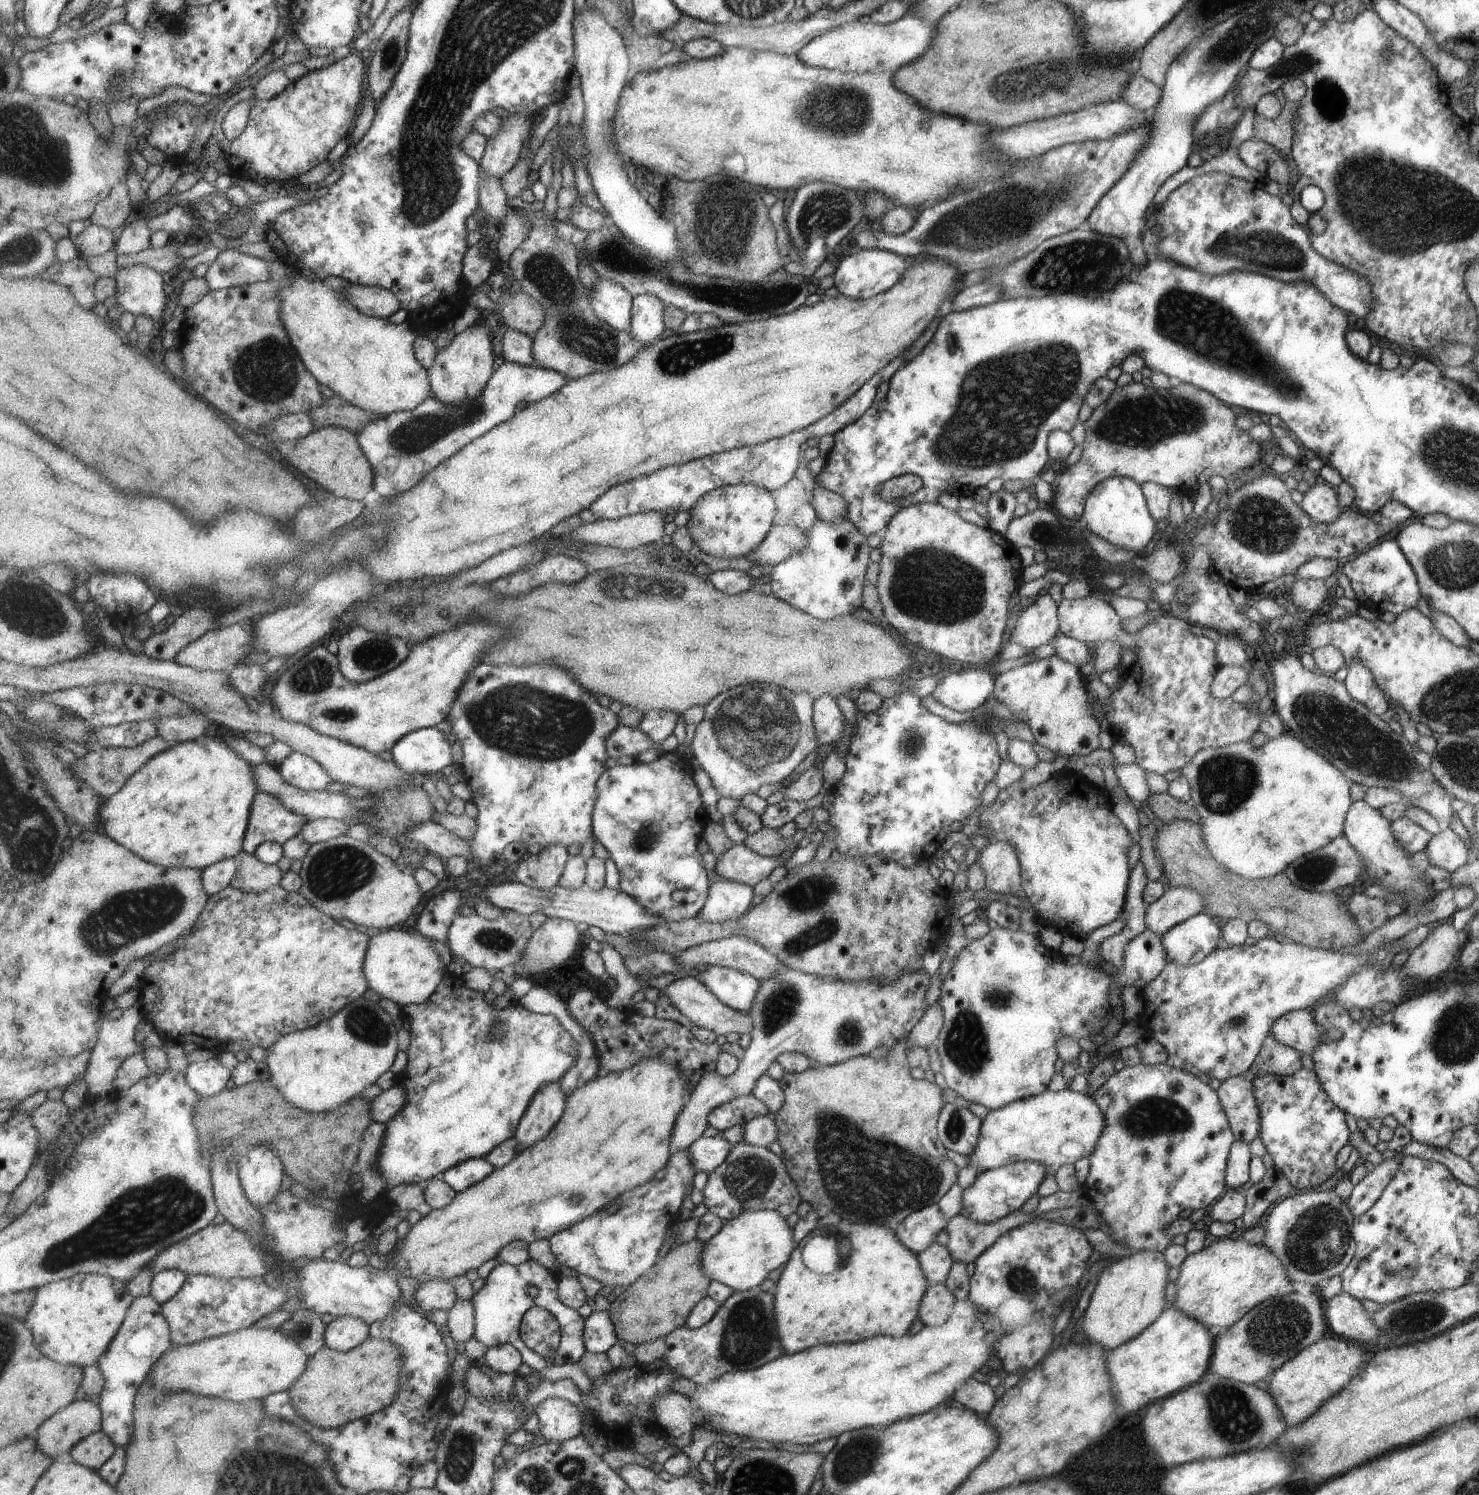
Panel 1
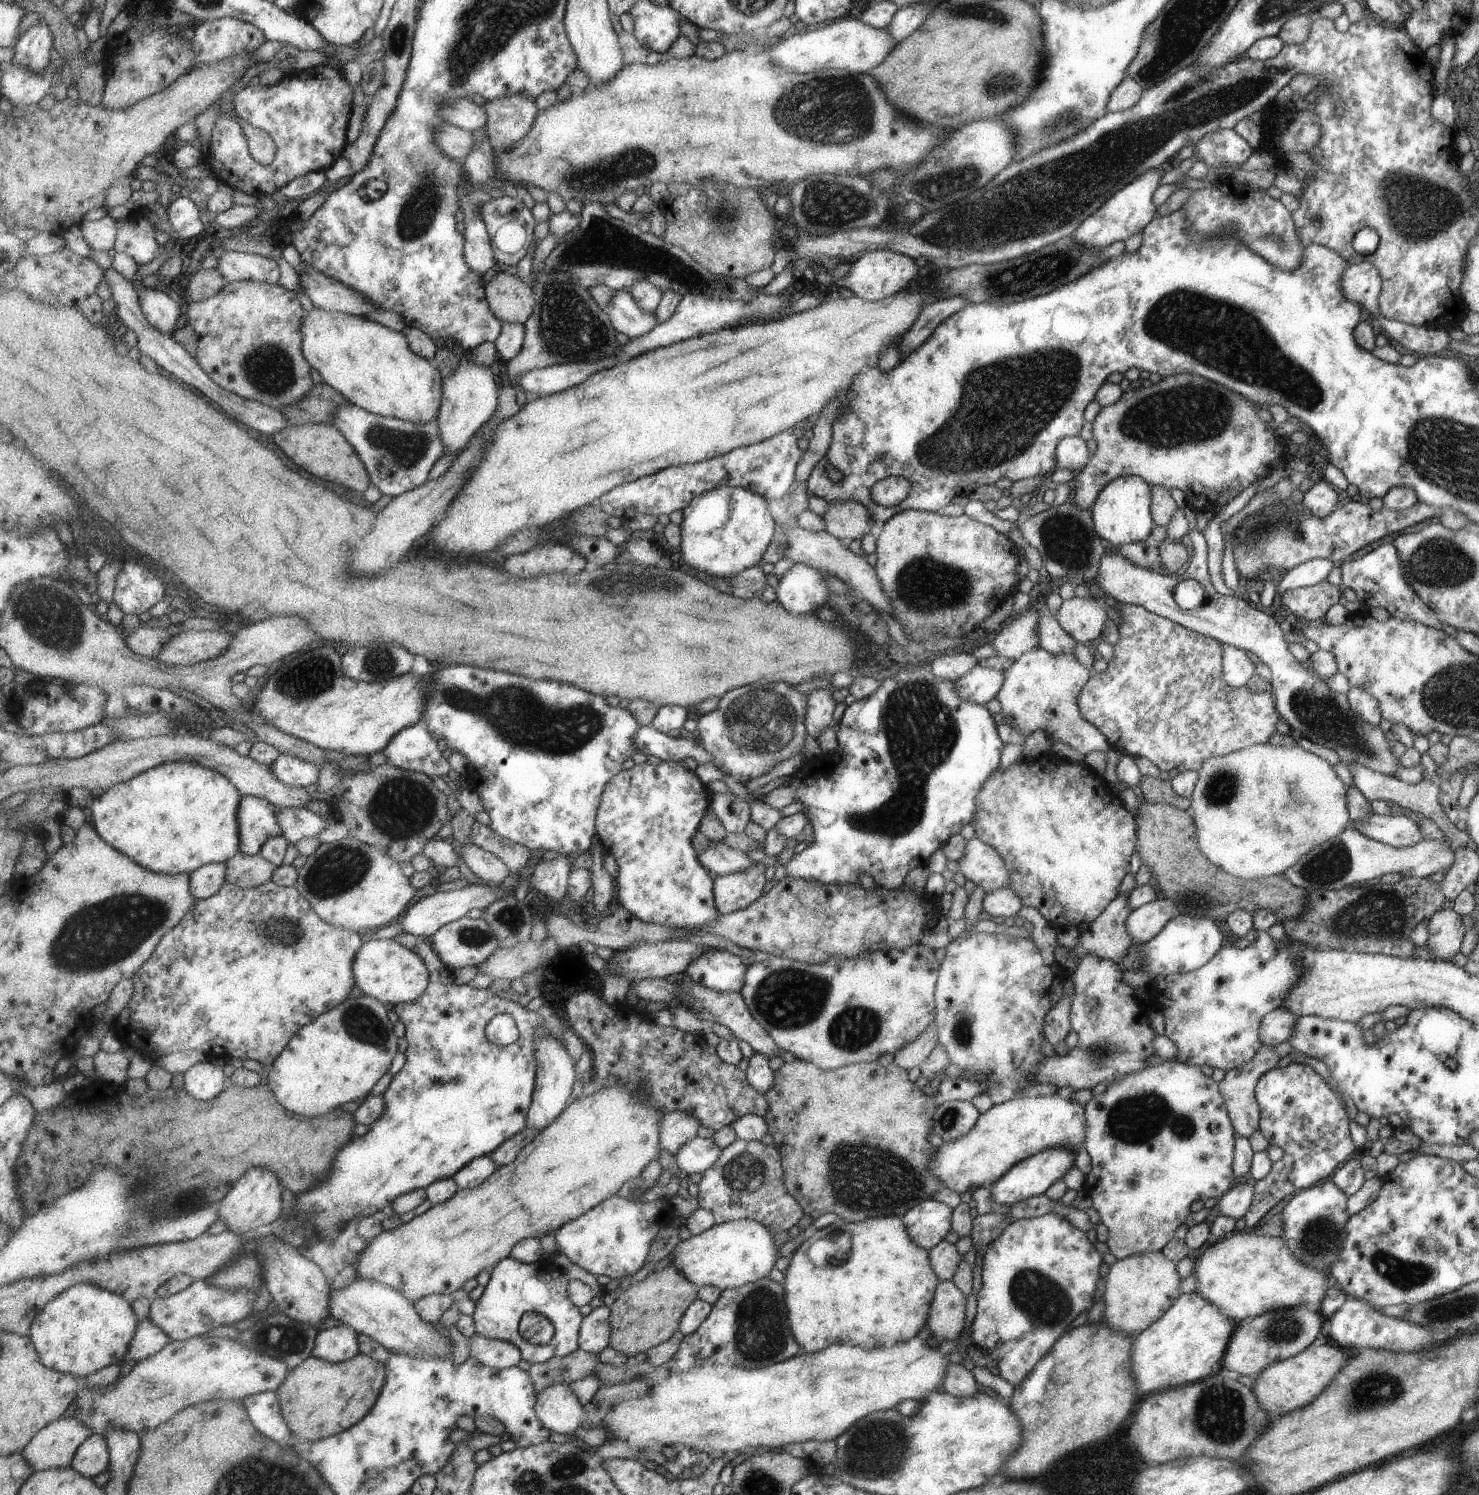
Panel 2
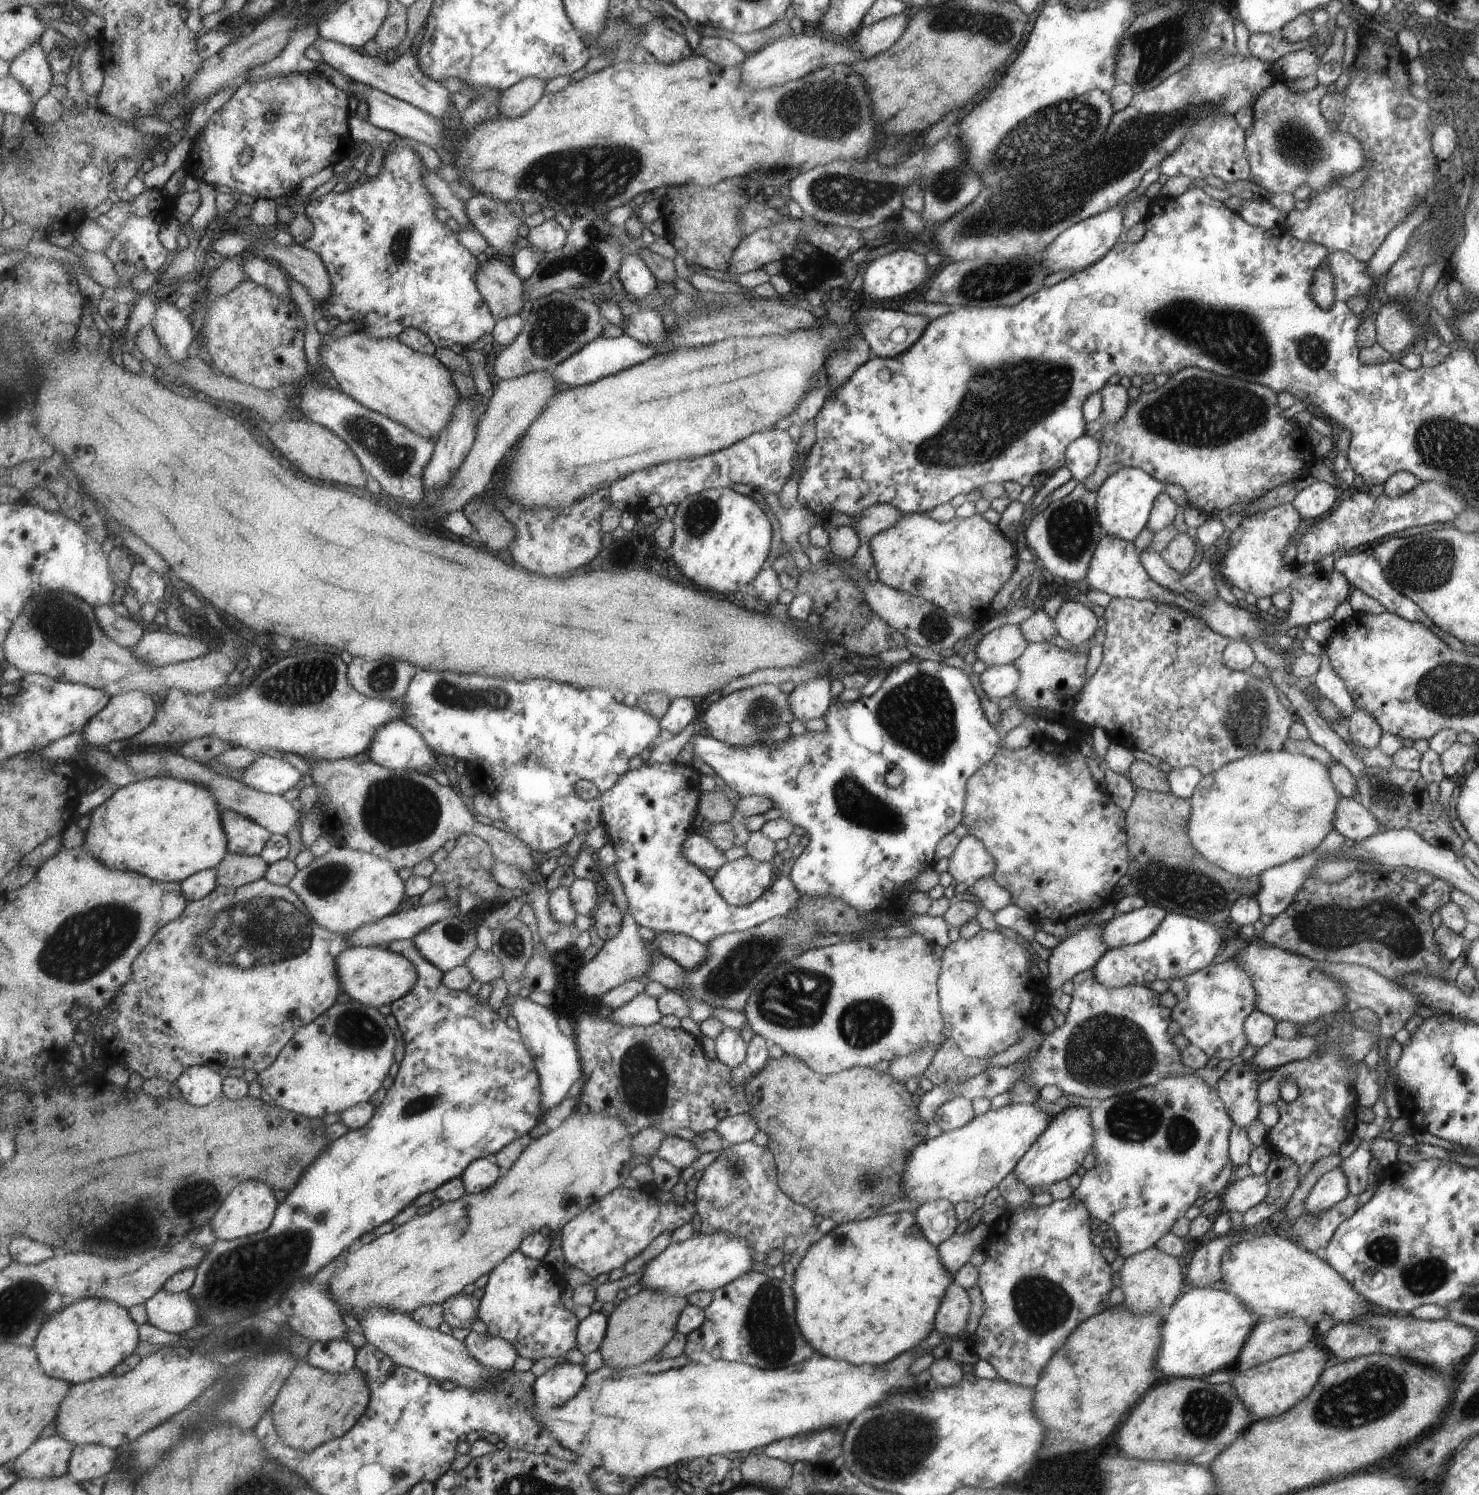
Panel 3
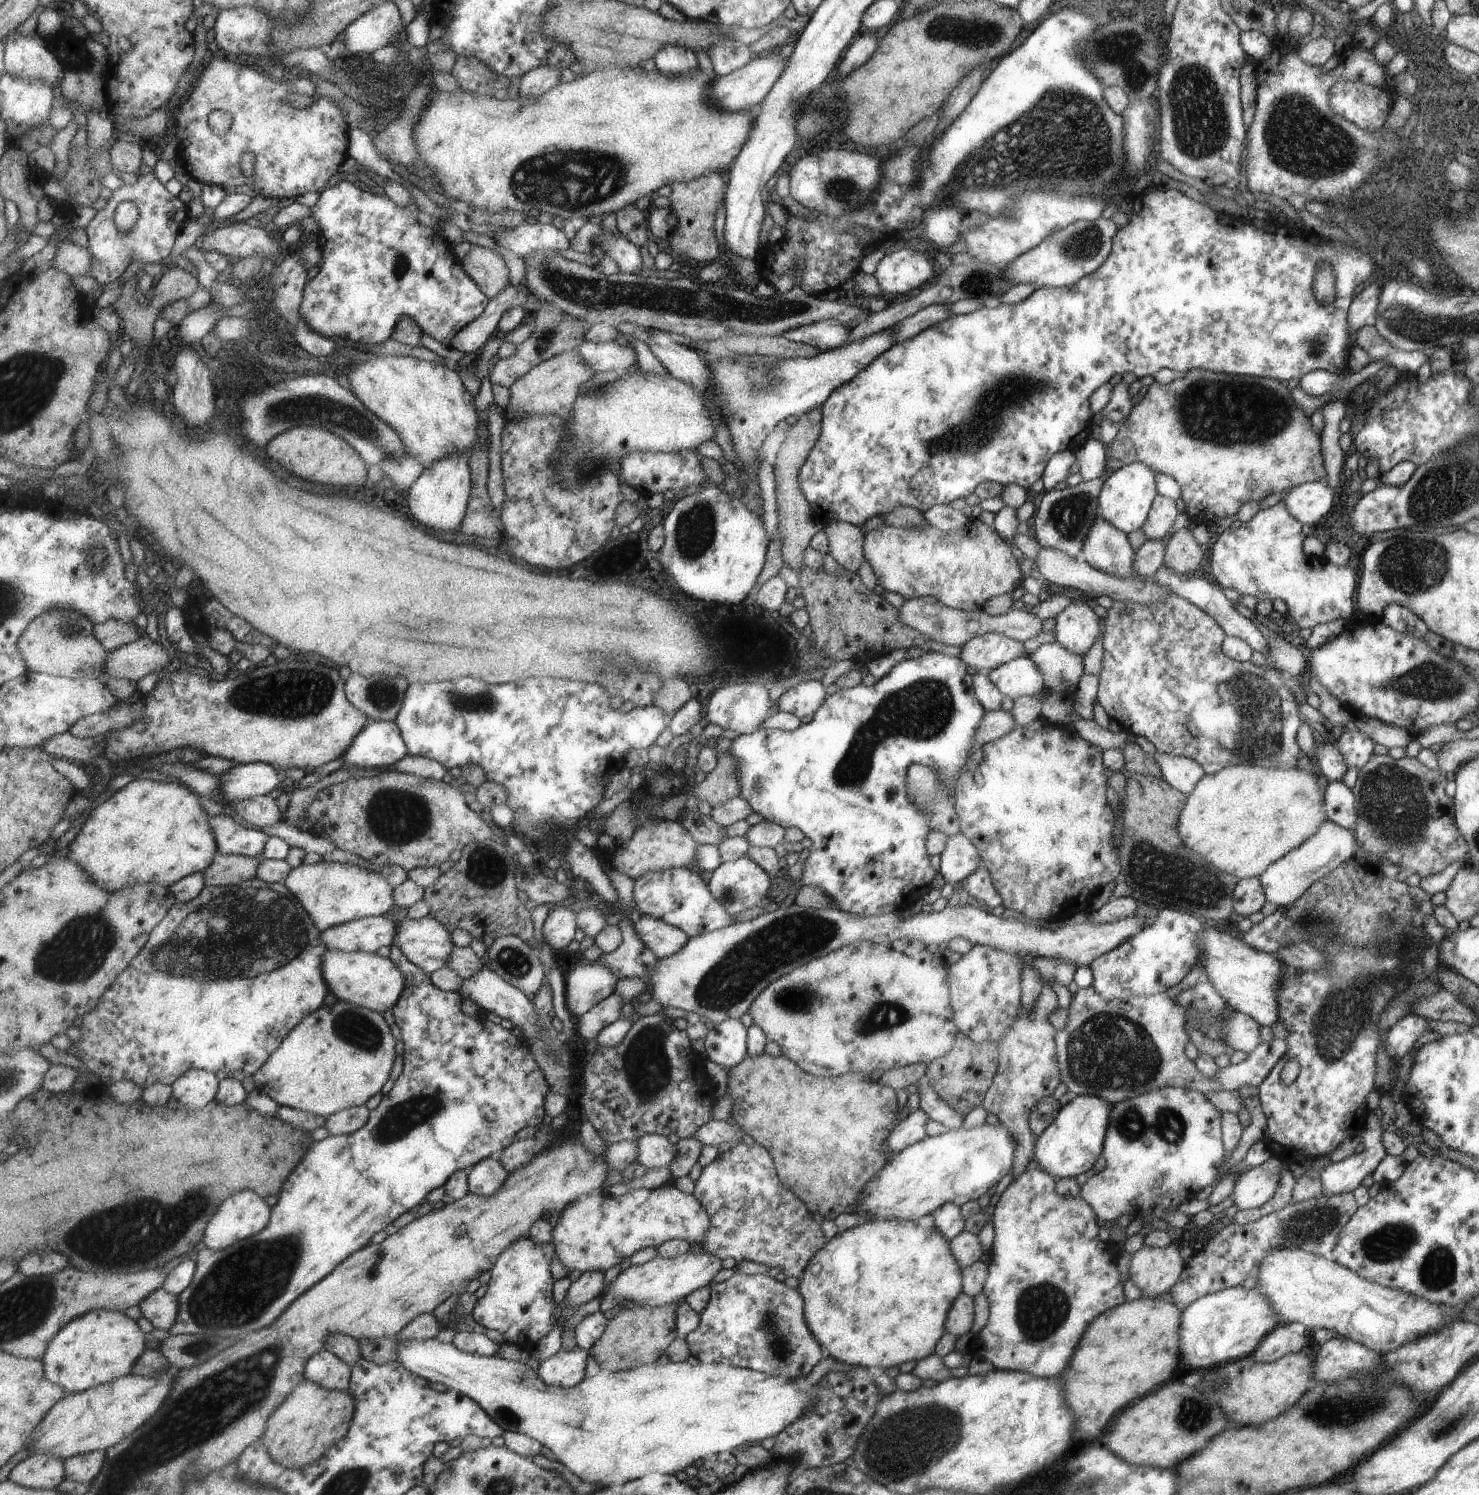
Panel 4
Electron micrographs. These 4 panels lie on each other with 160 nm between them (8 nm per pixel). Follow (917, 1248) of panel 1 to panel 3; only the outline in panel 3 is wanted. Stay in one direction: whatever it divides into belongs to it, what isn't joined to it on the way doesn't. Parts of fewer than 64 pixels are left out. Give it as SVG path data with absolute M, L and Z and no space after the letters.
M945 1199L919 1205L914 1213L923 1236L935 1246L949 1238L958 1225L954 1205Z

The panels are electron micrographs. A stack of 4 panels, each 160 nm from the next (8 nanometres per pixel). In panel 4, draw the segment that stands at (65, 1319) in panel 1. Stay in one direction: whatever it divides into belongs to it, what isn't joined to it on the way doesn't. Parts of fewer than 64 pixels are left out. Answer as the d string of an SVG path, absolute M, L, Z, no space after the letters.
M91 1310L65 1324L58 1336L51 1340L42 1361L47 1380L63 1386L69 1394L132 1375L135 1362L147 1350L145 1334L137 1321L121 1311Z

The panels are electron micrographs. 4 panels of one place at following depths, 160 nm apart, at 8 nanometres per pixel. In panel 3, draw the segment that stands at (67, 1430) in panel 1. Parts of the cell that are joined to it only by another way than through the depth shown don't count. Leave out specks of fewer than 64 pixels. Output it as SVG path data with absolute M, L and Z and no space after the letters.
M55 1432L47 1438L37 1439L21 1456L13 1461L13 1468L19 1479L58 1479L69 1476L70 1460L73 1456L75 1443L68 1441Z

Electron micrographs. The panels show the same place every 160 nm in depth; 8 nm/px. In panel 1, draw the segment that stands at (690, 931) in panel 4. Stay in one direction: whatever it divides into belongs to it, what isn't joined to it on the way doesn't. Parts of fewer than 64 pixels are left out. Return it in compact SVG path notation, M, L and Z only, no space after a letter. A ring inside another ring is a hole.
M673 751L664 753L657 761L649 764L635 761L631 766L614 766L603 772L597 789L599 797L594 811L594 838L605 847L617 864L620 890L637 900L649 912L665 918L665 921L679 921L698 915L706 903L710 887L695 844L709 819L701 804L699 790L691 778L687 760ZM686 889L697 892L697 899L691 904L676 902L671 898L673 892Z

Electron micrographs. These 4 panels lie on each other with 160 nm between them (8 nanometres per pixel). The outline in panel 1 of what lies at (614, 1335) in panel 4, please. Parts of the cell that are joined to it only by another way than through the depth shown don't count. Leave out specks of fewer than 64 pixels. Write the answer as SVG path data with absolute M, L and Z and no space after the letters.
M693 1238L688 1242L679 1244L676 1248L671 1248L667 1255L661 1258L642 1279L637 1280L631 1287L626 1288L610 1304L608 1312L614 1321L619 1341L625 1341L634 1345L652 1342L660 1337L669 1335L686 1324L686 1318L690 1312L704 1297L708 1296L707 1288L710 1286L711 1280L703 1272L702 1266L702 1252L705 1247L705 1241Z

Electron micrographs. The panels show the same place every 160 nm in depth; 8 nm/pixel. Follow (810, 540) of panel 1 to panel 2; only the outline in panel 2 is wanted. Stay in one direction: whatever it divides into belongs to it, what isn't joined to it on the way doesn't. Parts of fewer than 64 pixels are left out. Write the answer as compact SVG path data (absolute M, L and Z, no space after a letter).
M801 563L793 564L792 568L785 572L778 580L777 588L774 589L776 600L791 614L815 613L820 607L829 602L831 593L827 589L823 576L829 576L823 570L813 568Z

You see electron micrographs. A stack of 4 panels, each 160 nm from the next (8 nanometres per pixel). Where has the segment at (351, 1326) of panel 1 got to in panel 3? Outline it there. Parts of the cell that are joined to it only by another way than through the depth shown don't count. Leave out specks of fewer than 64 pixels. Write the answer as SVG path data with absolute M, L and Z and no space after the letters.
M345 1339L314 1341L305 1361L332 1373L348 1373L356 1366L357 1352L355 1346Z

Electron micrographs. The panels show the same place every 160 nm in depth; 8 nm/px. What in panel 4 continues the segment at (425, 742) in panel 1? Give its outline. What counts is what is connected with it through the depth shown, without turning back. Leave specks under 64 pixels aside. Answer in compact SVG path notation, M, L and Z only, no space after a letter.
M373 719L342 760L345 765L361 769L377 768L388 767L409 754L409 746L395 720Z

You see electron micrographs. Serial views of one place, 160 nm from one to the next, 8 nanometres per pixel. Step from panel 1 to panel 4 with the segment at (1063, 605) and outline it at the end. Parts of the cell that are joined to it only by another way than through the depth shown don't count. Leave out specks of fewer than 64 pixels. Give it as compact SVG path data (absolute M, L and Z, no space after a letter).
M1084 601L1071 602L1055 616L1053 632L1063 650L1083 657L1097 638L1097 616Z

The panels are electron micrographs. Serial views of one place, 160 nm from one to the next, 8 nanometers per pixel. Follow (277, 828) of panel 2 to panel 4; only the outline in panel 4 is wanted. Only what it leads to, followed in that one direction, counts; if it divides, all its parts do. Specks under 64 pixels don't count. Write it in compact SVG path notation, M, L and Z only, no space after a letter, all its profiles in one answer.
M228 811L211 817L210 822L211 828L215 830L215 837L219 844L219 853L225 855L244 855L252 858L256 858L257 856L262 857L267 842L269 842L271 838L267 832L245 824L233 814L228 813Z

